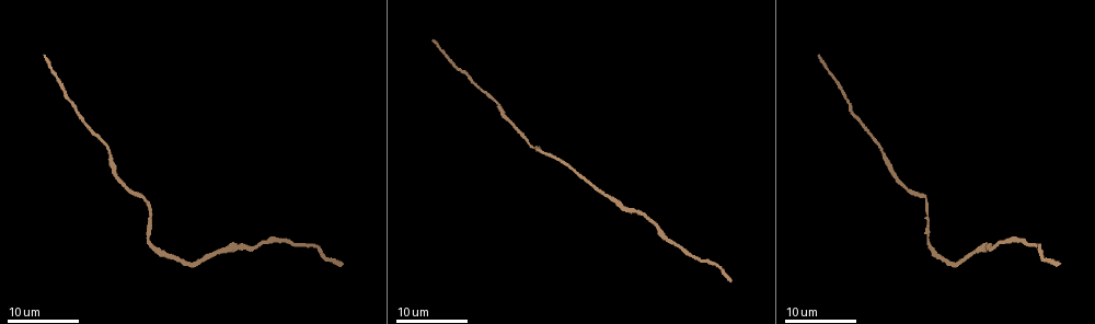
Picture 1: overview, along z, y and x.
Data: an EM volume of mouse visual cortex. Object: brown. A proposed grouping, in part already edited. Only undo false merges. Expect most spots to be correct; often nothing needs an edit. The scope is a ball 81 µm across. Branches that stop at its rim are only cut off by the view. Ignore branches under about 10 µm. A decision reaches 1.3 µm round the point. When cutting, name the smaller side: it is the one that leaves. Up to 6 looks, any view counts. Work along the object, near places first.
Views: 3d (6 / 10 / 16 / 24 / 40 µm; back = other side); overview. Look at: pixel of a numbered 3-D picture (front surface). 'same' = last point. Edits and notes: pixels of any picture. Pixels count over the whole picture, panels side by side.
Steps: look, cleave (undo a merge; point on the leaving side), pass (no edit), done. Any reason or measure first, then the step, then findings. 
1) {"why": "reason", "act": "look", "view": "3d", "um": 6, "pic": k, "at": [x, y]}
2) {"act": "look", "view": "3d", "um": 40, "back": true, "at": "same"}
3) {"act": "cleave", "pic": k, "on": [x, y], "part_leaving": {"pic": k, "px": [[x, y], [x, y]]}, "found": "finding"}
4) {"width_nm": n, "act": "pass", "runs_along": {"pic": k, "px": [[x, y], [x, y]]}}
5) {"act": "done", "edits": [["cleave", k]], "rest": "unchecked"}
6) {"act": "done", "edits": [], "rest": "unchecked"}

{"why": "thick turns thin", "act": "look", "view": "3d", "um": 24, "pic": 1, "at": [528, 141]}

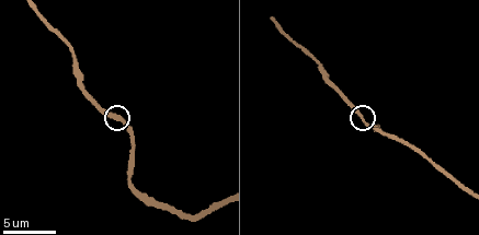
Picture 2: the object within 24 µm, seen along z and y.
{"why": "closer look", "act": "look", "view": "3d", "um": 10, "pic": 2, "at": [117, 116]}

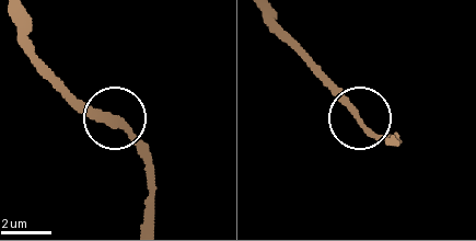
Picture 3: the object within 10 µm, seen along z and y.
{"act": "pass", "found": "one neuron here"}

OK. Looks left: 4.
{"why": "sudden change in width", "act": "look", "view": "3d", "um": 16, "pic": 1, "at": [224, 252]}

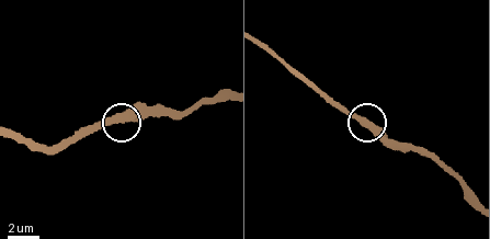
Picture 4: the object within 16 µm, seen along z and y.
{"act": "look", "view": "3d", "um": 6, "pic": 4, "at": [369, 124]}

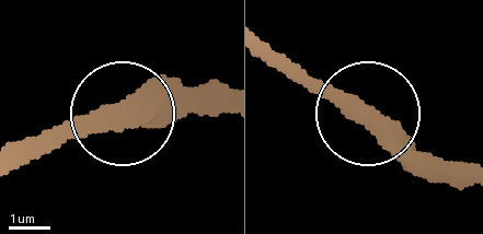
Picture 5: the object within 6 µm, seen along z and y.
{"act": "pass", "runs_along": {"pic": 5, "px": [[265, 41], [391, 125], [450, 184]]}, "found": "continuous, no second neuron"}

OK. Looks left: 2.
{"why": "a narrow waist", "act": "look", "view": "3d", "um": 24, "pic": 1, "at": [699, 258]}

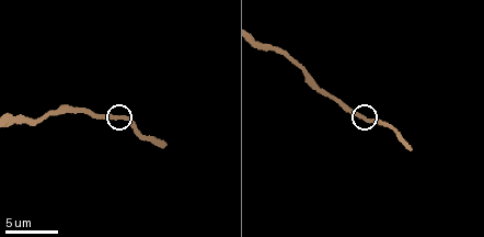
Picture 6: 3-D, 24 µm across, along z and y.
{"act": "look", "view": "3d", "um": 10, "pic": 6, "at": [119, 116]}

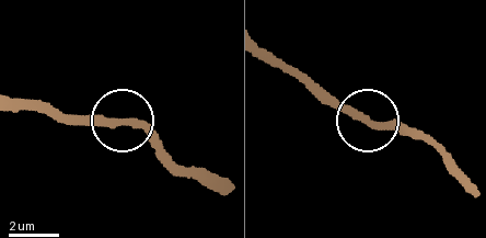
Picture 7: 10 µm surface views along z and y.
{"act": "pass", "found": "all the same neuron"}

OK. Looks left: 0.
{"act": "done", "edits": [], "rest": "unchecked"}

